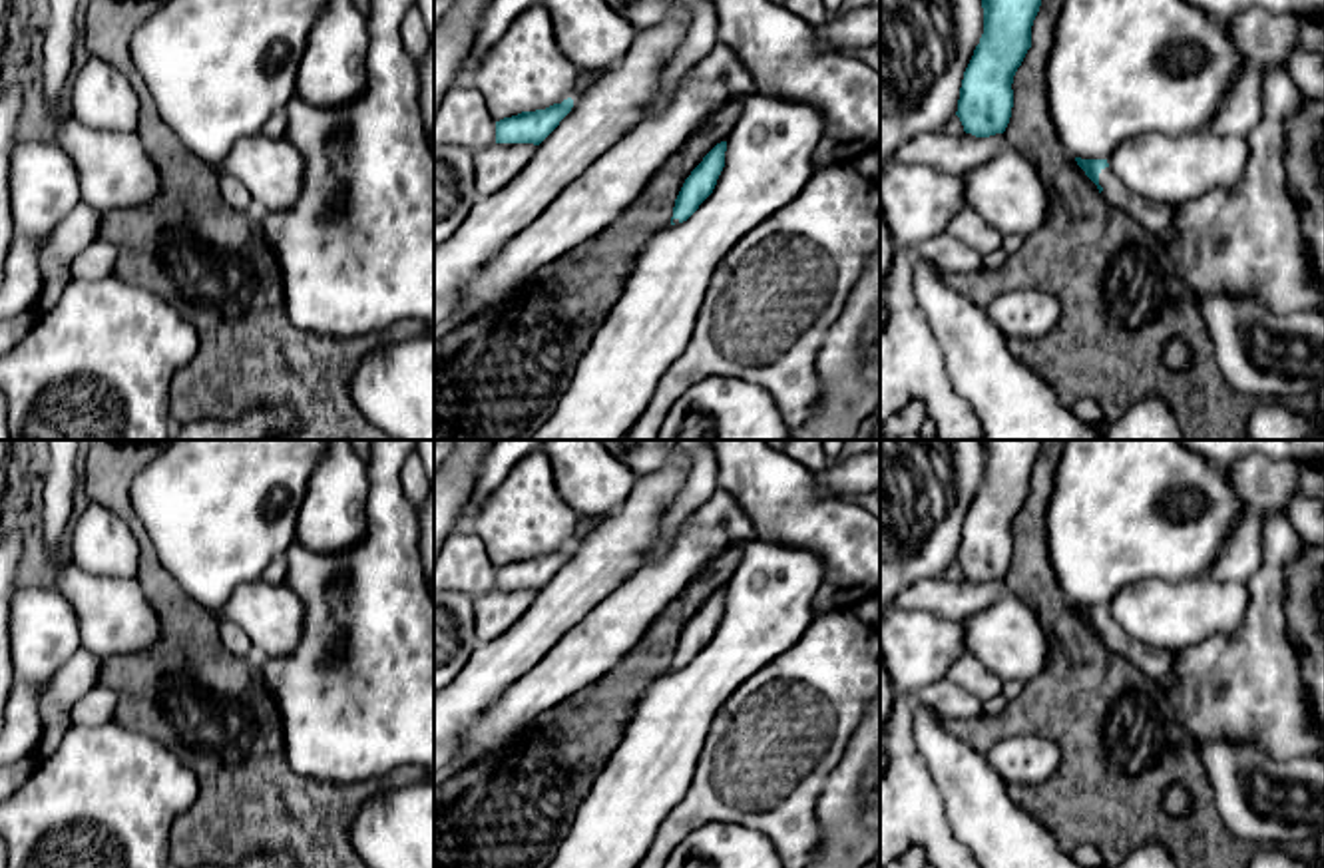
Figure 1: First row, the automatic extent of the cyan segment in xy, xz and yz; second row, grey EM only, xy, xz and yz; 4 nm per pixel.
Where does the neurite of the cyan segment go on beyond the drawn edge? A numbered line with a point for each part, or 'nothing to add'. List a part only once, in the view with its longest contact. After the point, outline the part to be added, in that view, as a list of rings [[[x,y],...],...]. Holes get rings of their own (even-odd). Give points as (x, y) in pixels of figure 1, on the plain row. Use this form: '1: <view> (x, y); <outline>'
1: yz (1153, 661); [[[1109,613],[1101,615],[1101,643],[1111,651],[1131,661],[1137,669],[1157,681],[1169,681],[1177,663],[1177,653],[1141,643],[1127,635]]]

